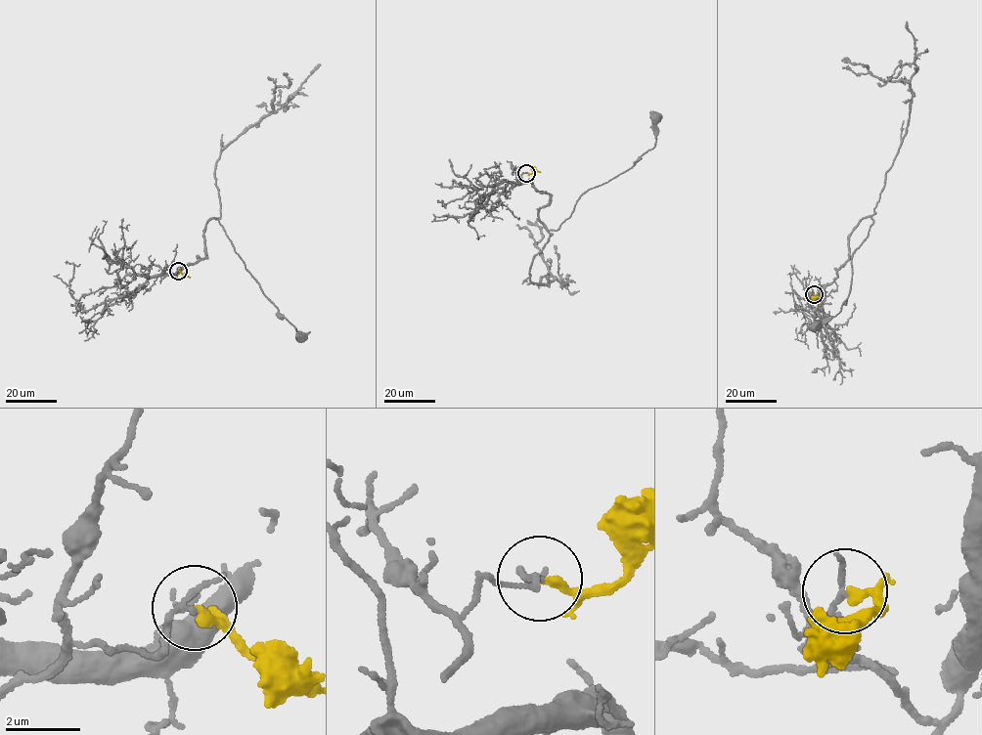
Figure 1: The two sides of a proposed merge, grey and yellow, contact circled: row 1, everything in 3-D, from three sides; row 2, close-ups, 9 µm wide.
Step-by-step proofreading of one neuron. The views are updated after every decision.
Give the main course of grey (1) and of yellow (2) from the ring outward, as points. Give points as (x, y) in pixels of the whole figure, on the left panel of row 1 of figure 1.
1: (178, 271), (163, 276), (175, 275), (204, 257), (206, 224), (211, 219), (217, 220), (245, 269), (300, 336)
2: (178, 271), (190, 277)

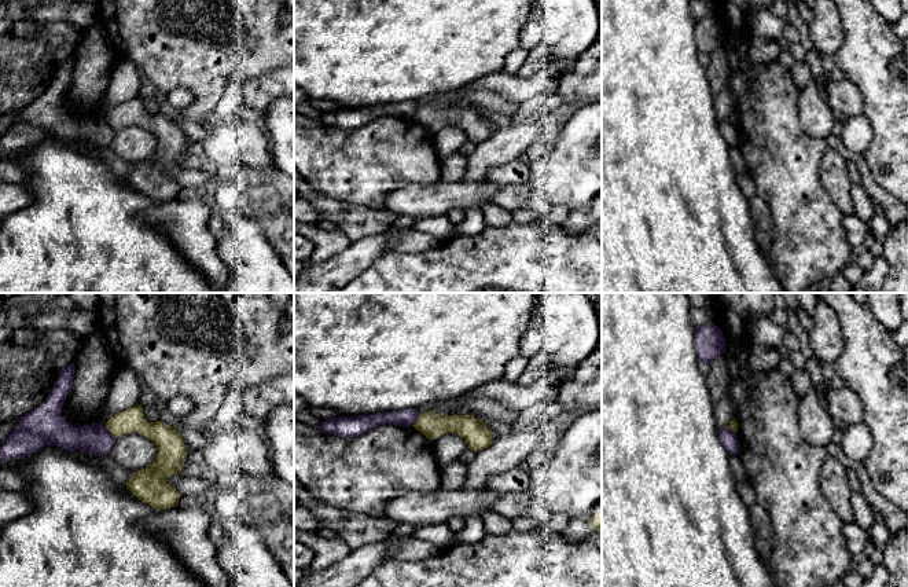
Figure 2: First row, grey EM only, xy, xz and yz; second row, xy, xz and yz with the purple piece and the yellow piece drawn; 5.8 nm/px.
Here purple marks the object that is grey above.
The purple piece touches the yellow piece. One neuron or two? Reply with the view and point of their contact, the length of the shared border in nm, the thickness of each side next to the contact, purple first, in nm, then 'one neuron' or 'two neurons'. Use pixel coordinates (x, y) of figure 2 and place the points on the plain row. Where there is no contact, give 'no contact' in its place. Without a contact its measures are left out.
contact xy (107, 123); length 100 nm; calibres 180 and 140 nm; two neurons

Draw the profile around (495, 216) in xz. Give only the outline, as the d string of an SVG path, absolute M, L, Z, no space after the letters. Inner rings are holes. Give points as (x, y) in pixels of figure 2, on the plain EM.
M489 202L482 205L481 212L485 220L485 227L500 228L512 223L512 213L496 203Z

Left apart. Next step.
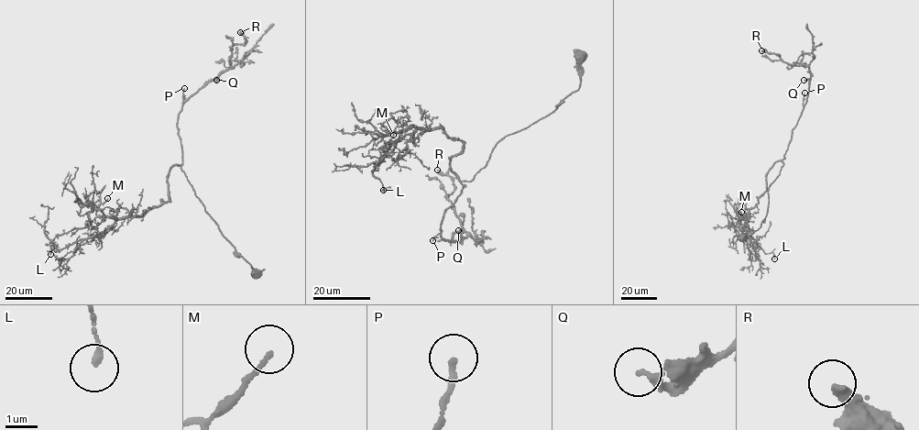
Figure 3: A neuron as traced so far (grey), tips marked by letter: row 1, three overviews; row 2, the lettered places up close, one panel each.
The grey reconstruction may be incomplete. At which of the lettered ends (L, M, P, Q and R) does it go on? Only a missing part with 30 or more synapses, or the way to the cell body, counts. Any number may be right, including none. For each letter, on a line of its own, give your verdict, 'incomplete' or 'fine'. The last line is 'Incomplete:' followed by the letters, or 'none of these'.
L: fine
M: fine
P: fine
Q: fine
R: fine
Incomplete: none of these

